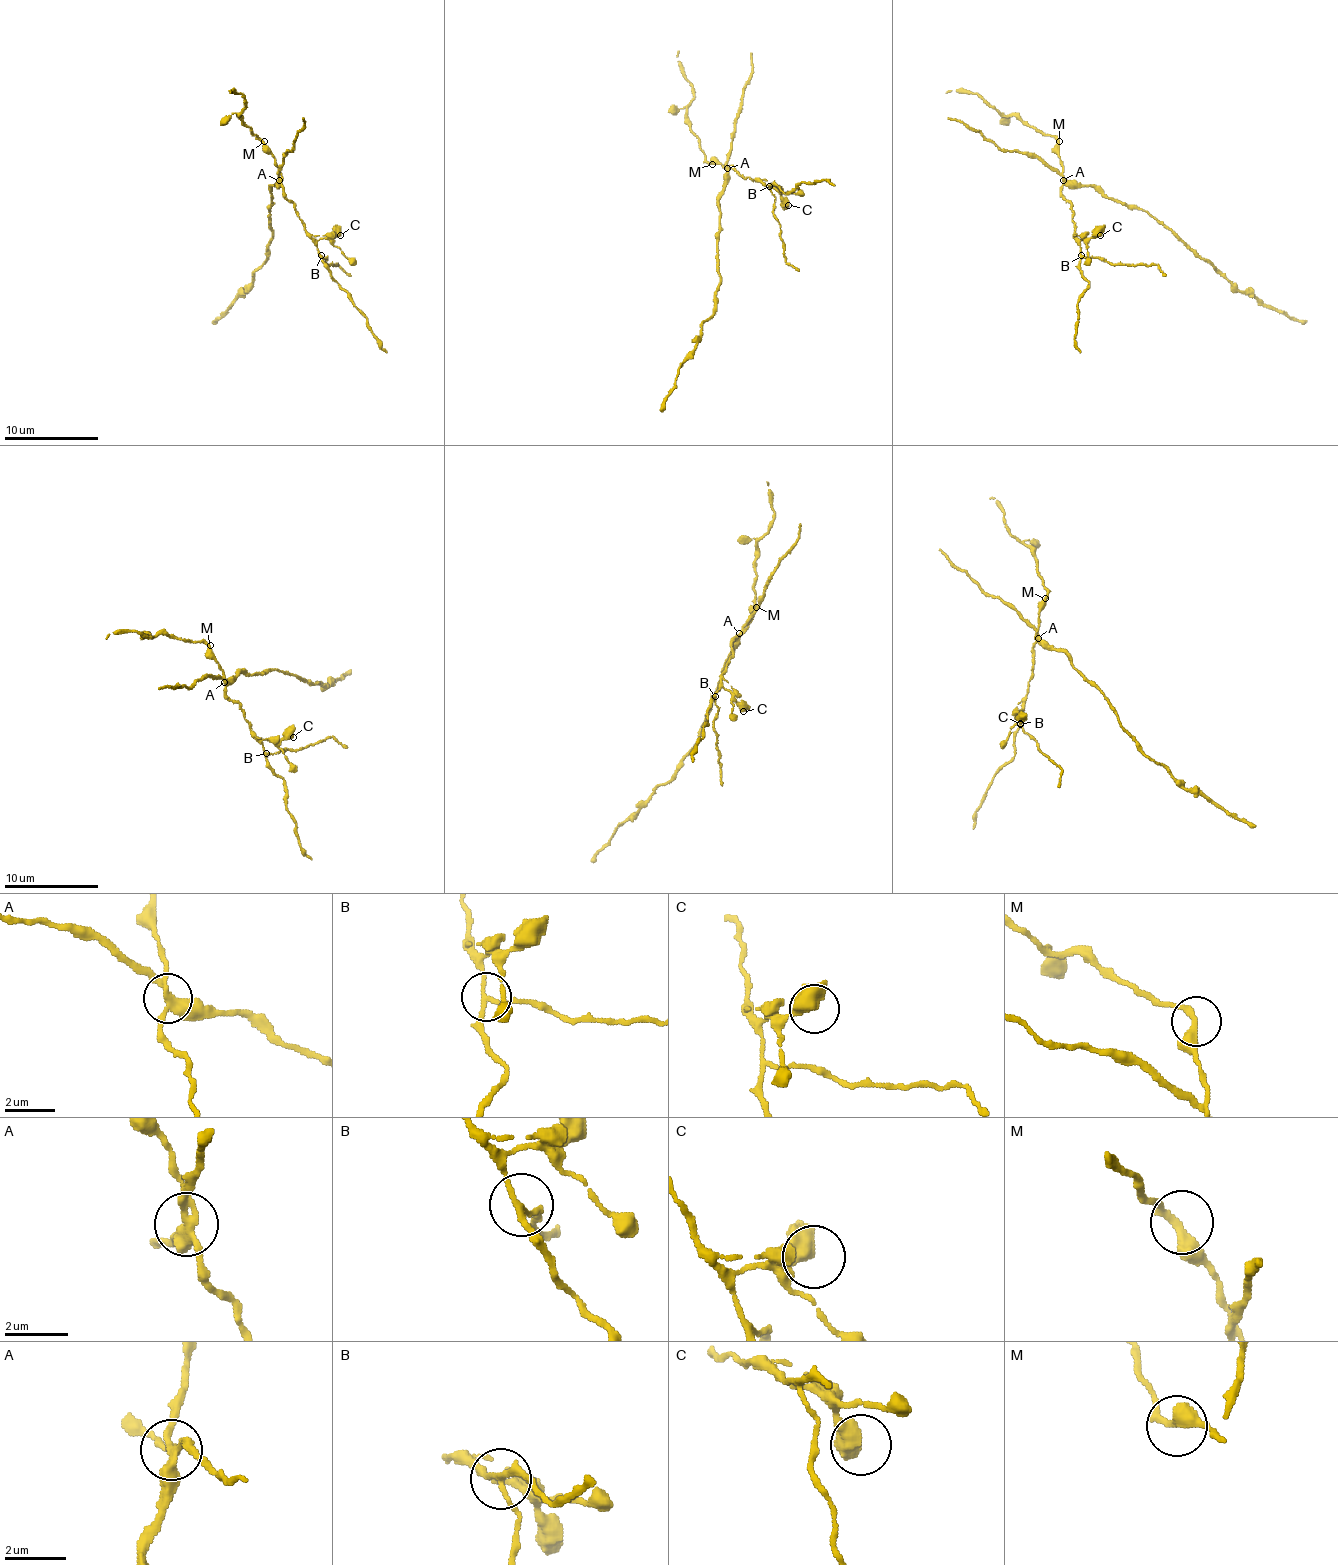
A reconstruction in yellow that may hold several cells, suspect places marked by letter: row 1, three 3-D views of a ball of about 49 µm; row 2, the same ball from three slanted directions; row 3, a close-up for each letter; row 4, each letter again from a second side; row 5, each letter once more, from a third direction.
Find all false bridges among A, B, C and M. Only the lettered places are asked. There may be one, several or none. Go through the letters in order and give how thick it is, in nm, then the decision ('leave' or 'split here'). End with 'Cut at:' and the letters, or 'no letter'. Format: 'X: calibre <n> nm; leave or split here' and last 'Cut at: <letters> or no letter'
A: calibre 300 nm; split here
B: calibre 160 nm; split here
C: calibre 400 nm; leave
M: calibre 320 nm; leave
Cut at: A, B

